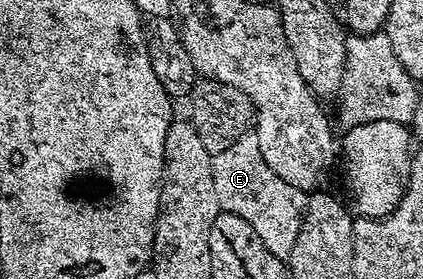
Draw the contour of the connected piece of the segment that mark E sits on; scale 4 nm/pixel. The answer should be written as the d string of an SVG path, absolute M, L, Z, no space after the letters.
M249 132L212 160L215 191L221 211L236 214L252 226L257 238L264 242L270 253L287 259L297 240L302 215L306 209L305 191L294 188L282 180L262 160L255 133Z

